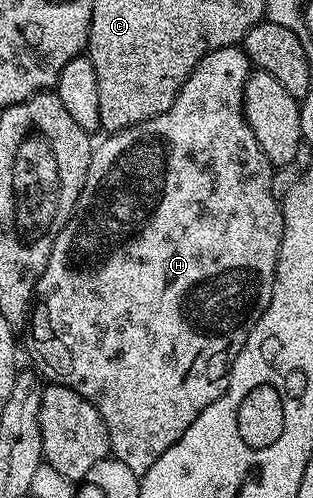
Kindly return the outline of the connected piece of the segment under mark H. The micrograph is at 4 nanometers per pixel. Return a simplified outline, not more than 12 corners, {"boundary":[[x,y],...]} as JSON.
{"boundary":[[244,48],[93,147],[36,372],[146,473],[275,283]]}

